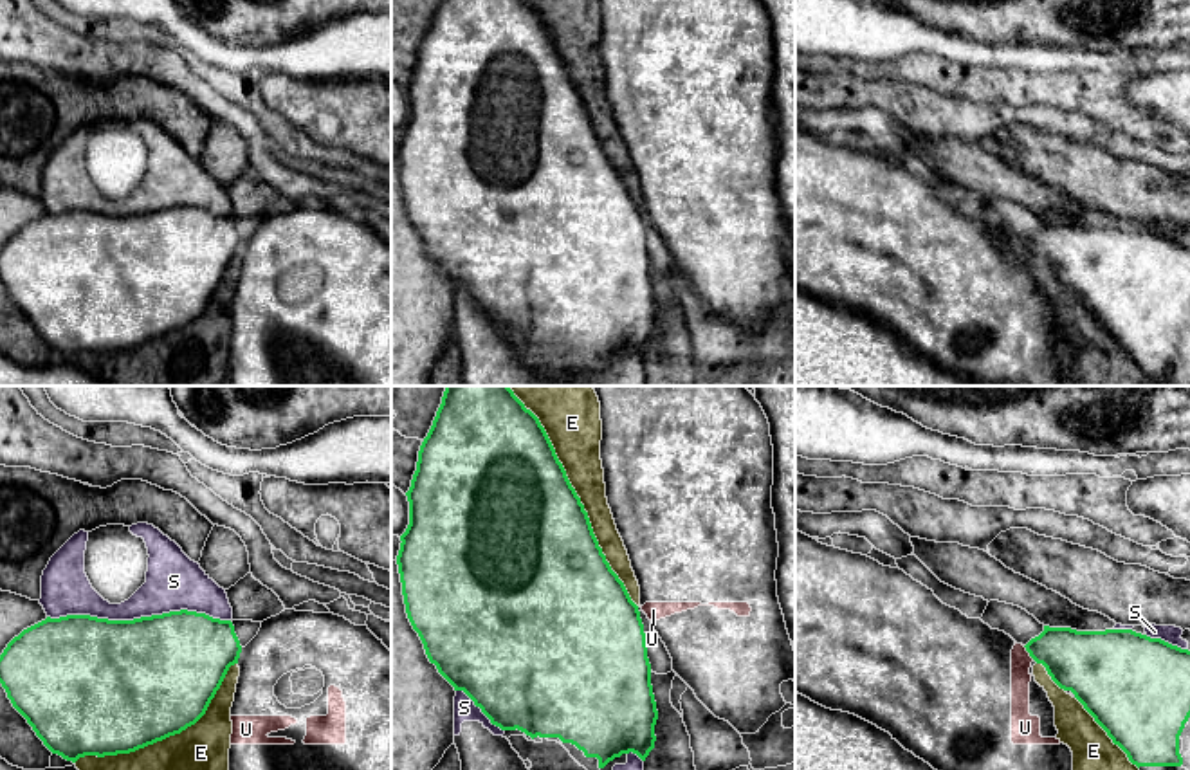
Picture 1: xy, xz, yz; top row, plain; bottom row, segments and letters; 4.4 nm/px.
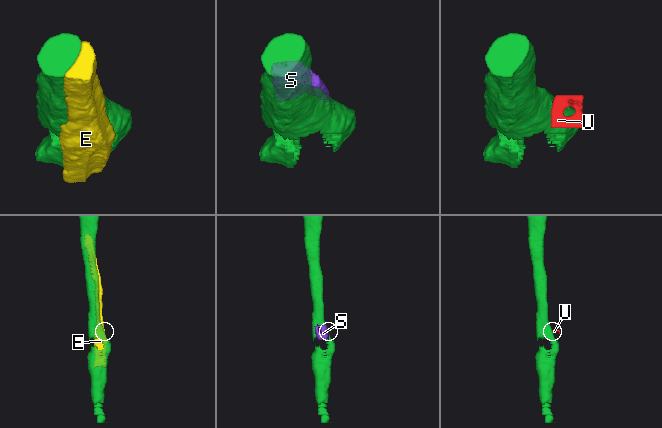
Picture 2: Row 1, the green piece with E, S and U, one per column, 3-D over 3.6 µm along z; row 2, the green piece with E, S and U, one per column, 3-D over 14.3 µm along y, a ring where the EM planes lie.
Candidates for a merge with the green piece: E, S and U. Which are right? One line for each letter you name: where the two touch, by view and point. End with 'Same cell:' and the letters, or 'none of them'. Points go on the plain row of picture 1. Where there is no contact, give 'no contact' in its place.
Same cell: none of them

